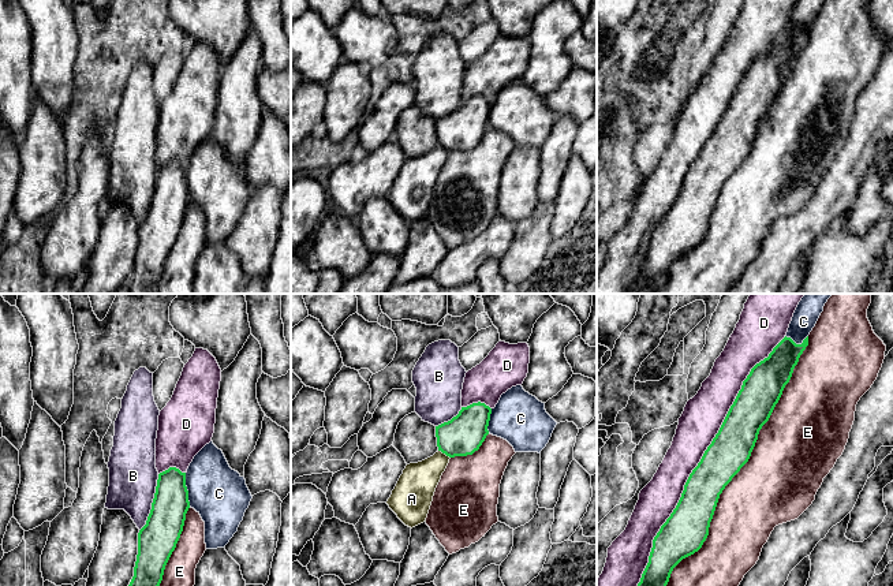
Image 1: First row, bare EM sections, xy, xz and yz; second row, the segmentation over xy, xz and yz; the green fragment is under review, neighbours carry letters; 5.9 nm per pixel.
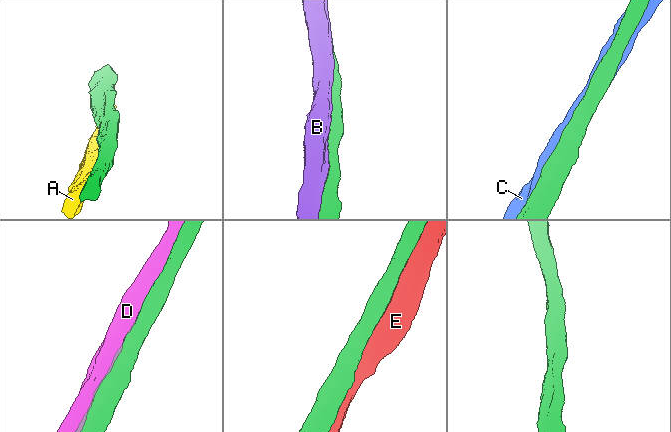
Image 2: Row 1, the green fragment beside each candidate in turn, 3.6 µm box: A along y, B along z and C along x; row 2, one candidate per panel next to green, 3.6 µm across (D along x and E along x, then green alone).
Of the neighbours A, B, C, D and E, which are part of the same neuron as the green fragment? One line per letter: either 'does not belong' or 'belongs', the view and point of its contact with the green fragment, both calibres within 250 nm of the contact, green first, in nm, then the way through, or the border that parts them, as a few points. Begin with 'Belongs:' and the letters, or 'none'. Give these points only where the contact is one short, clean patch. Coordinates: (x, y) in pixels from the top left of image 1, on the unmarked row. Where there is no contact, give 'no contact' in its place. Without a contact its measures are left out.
Belongs: none
A: does not belong; meets green in xz at (444, 146); 240 nm thick on the green side, 220 nm on the other
B: does not belong; meets green in xy at (152, 197); 220 nm thick on the green side, 280 nm on the other
C: does not belong; meets green in xy at (186, 183); 220 nm thick on the green side, 320 nm on the other
D: does not belong; meets green in yz at (697, 160); 240 nm thick on the green side, 240 nm on the other
E: does not belong; meets green in yz at (739, 164); 240 nm thick on the green side, 440 nm on the other

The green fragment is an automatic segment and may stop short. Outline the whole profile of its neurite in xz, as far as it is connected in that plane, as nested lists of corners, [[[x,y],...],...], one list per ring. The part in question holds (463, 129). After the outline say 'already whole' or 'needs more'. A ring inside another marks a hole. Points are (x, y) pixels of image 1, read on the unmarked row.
[[[481,96],[462,101],[451,115],[436,120],[438,145],[449,152],[472,149],[489,128],[490,108]]]; already whole

